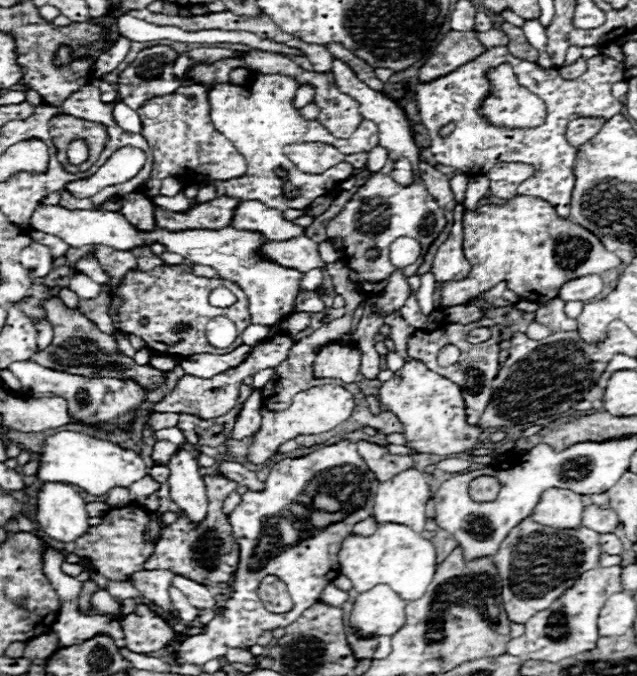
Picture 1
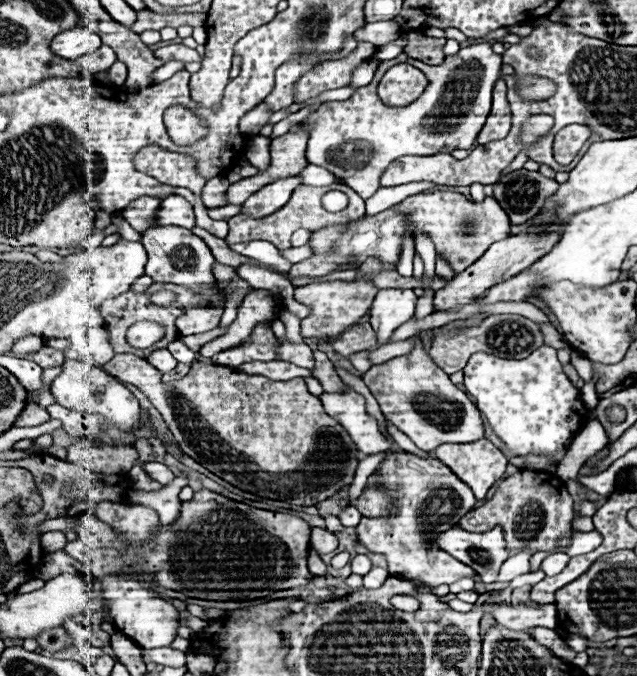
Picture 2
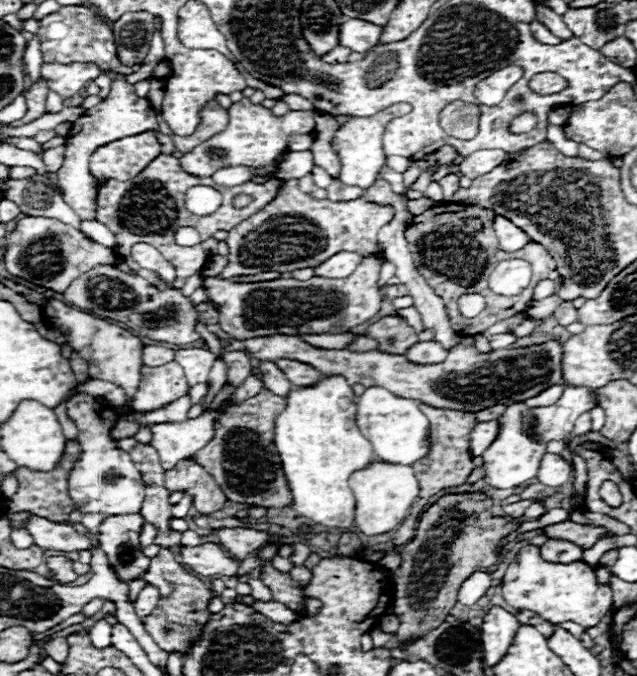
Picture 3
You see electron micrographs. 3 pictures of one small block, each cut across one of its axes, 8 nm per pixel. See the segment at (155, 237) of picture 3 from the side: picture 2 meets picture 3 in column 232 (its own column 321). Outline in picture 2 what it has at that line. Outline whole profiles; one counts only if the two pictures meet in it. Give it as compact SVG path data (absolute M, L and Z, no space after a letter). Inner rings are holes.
M332 184L332 186L322 186L322 188L314 188L314 186L298 186L290 198L290 202L278 210L276 214L272 216L266 216L266 218L248 218L248 216L232 216L228 220L230 224L230 232L228 232L228 242L250 242L250 240L268 240L272 242L278 250L286 250L290 248L290 236L298 230L298 228L306 228L306 230L320 230L322 226L330 226L330 224L344 224L348 220L356 220L356 218L362 218L366 212L364 212L364 200L354 192L350 190L346 184ZM328 190L342 190L344 194L348 194L348 208L340 210L340 212L326 212L320 204L322 196L328 192Z

